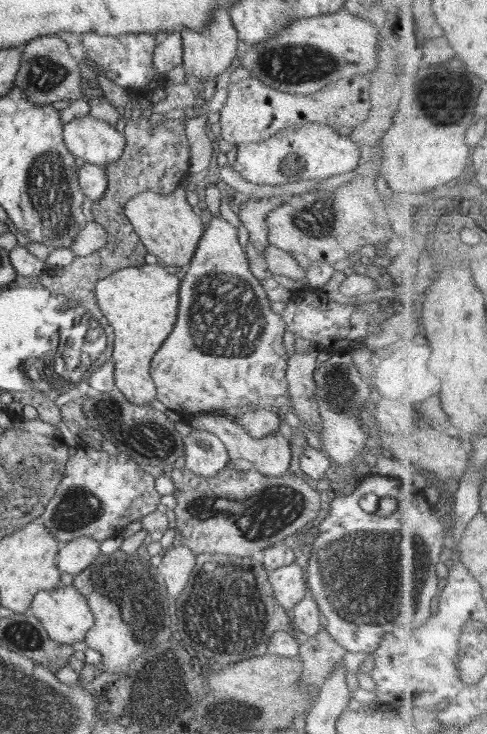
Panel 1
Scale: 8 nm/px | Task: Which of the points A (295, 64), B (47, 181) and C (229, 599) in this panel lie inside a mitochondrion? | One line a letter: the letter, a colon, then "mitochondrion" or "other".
A: mitochondrion
B: mitochondrion
C: mitochondrion

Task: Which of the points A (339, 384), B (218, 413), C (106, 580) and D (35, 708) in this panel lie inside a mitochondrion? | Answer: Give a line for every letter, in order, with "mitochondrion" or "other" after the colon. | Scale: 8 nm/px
A: mitochondrion
B: other
C: mitochondrion
D: mitochondrion

